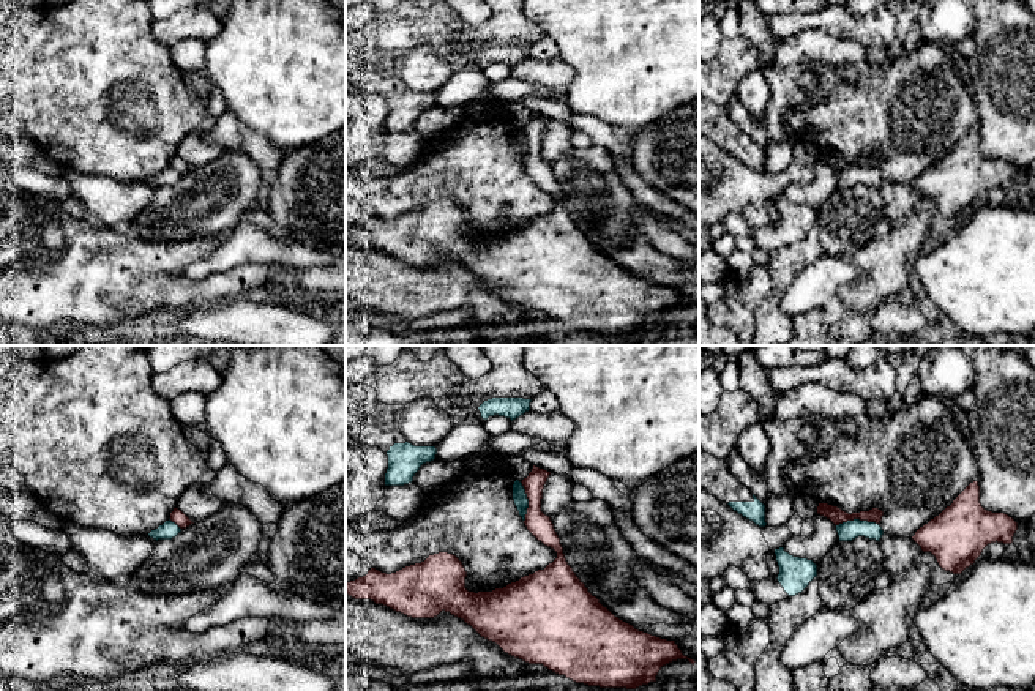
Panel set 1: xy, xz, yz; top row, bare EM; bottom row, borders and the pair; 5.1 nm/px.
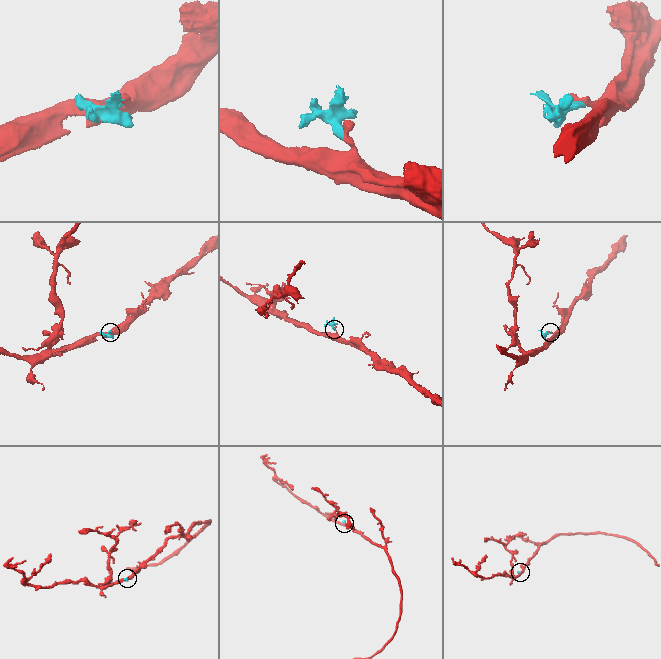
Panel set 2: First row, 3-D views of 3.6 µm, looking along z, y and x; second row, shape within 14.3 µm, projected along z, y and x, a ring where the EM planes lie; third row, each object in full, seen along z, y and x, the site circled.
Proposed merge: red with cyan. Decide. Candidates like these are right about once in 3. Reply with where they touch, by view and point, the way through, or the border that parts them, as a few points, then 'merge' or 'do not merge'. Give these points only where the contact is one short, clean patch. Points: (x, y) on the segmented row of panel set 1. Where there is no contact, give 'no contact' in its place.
contact yz (857, 518); border yz (878, 522), (854, 519), (836, 526); do not merge

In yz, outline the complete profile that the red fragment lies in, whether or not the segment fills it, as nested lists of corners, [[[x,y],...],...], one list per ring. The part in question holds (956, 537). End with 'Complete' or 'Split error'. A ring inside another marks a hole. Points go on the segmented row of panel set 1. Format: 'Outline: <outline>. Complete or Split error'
Outline: [[[973,481],[939,516],[920,527],[912,540],[923,552],[931,552],[942,570],[961,574],[988,544],[1011,544],[1016,530],[1013,517],[981,506],[980,486]]]. Complete

